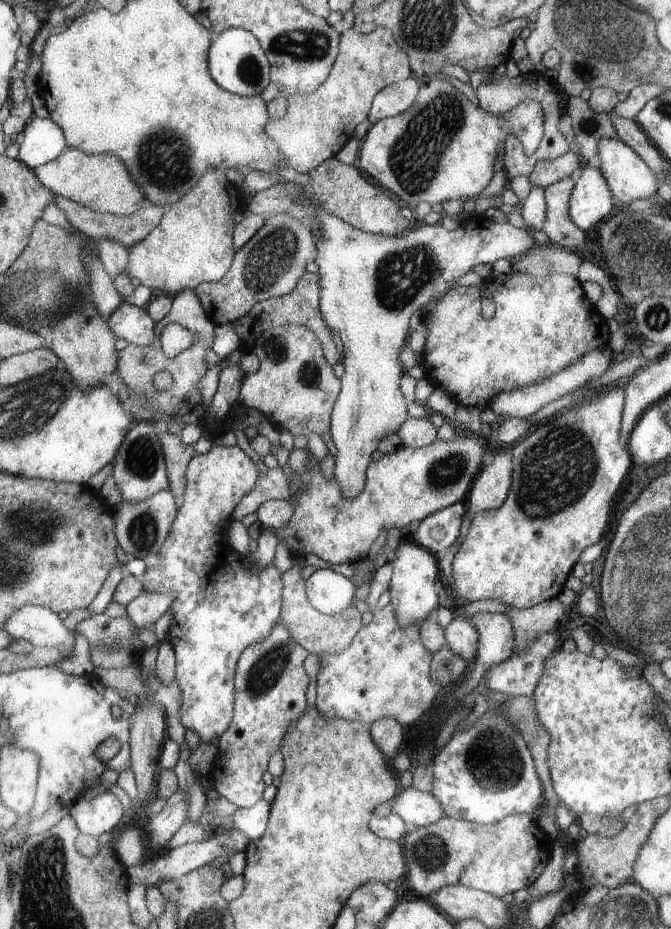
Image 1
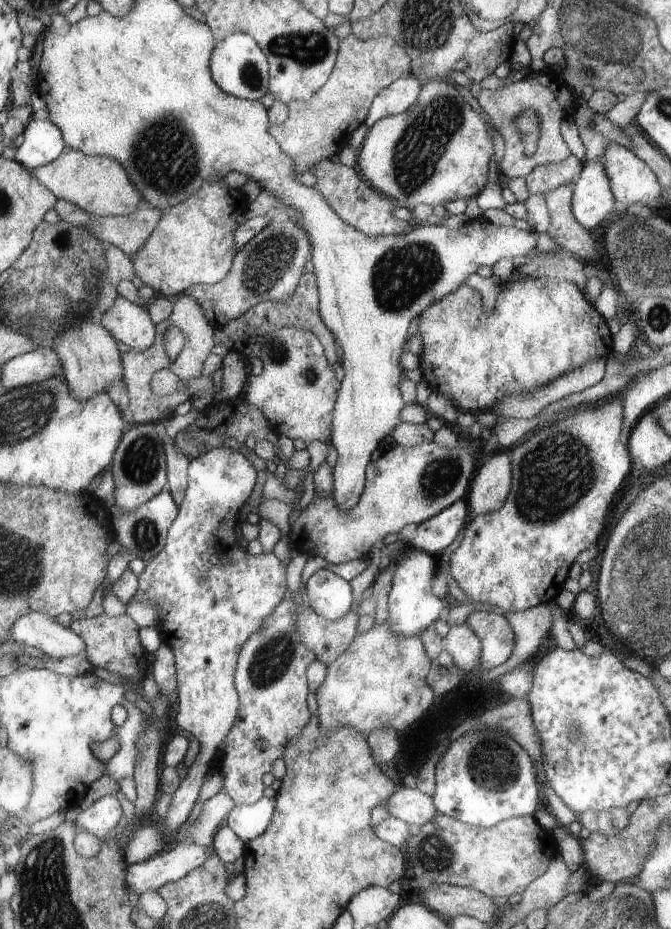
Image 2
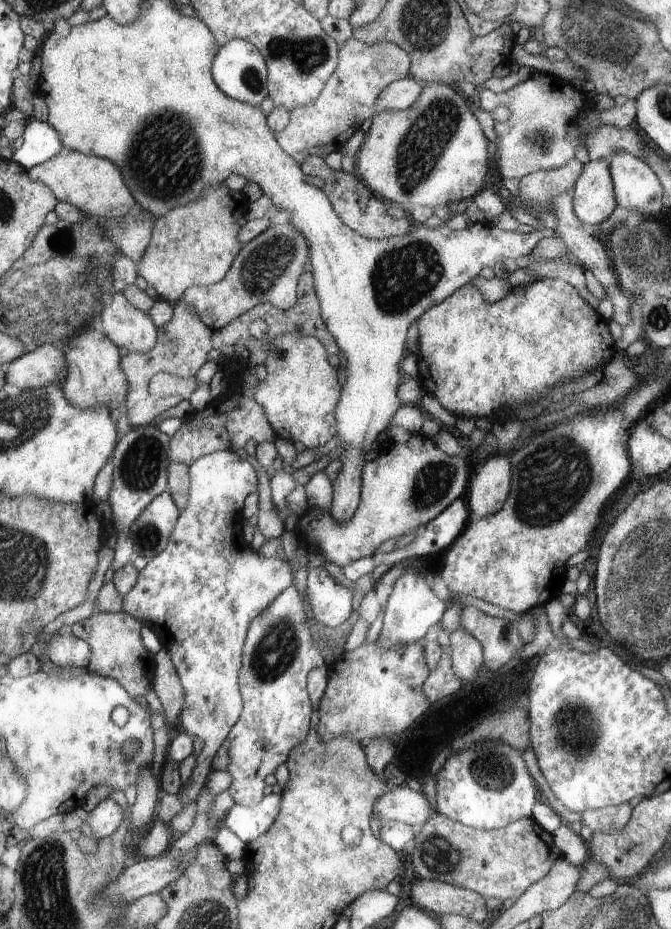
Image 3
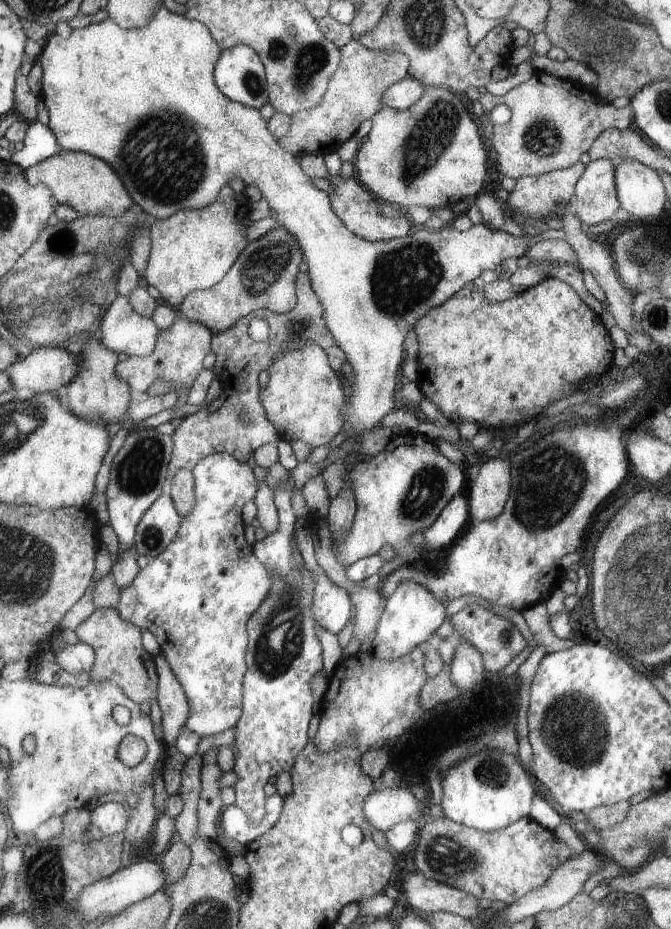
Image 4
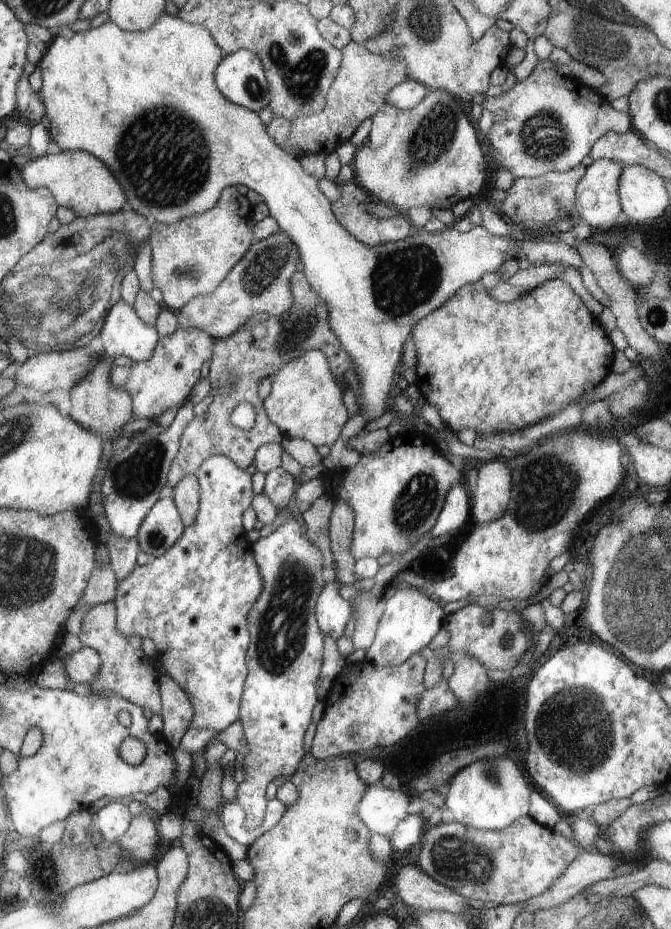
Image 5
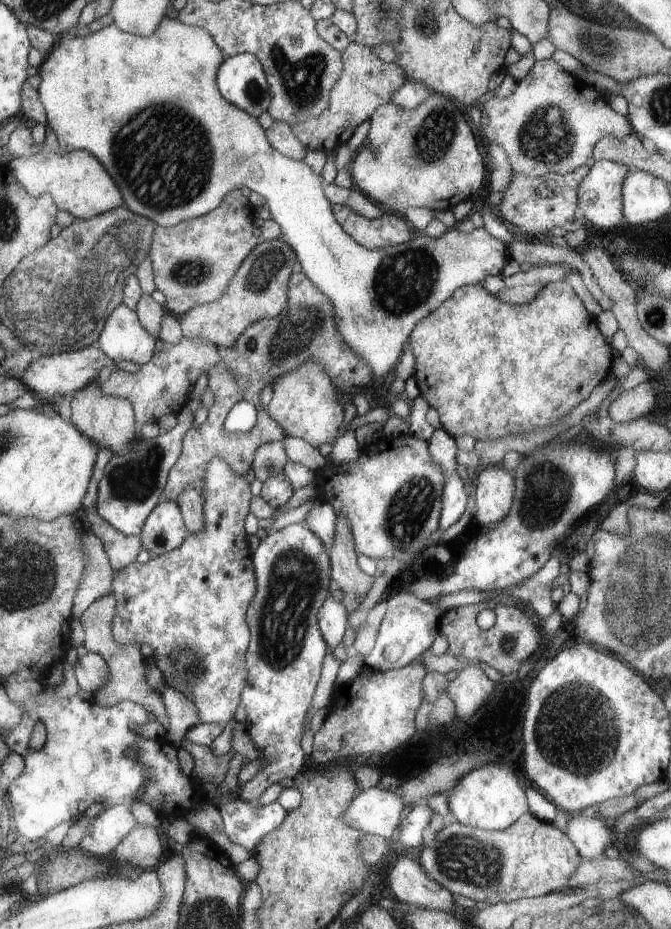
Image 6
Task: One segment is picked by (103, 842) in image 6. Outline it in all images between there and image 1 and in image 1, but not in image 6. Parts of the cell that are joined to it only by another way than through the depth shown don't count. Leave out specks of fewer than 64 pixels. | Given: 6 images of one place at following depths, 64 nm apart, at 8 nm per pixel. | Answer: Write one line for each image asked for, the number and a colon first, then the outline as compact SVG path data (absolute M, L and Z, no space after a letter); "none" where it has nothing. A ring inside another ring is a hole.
1: M105 792L97 794L89 802L77 798L75 804L69 806L69 816L75 820L79 834L91 834L97 838L103 832L111 832L119 824L123 810L117 796Z
2: M103 796L87 810L79 810L79 814L75 816L75 826L77 830L83 830L101 840L103 836L113 832L113 826L119 822L119 816L121 806L115 796Z
3: M105 798L91 812L87 812L85 822L91 828L91 838L103 840L121 824L121 808L111 798Z
4: M107 802L103 806L93 808L91 826L97 826L105 836L115 836L125 830L129 822L129 808L119 802Z
5: M109 802L105 808L101 808L99 812L95 812L91 816L93 820L93 828L101 834L101 842L109 842L109 844L117 844L119 838L125 836L125 832L131 826L133 816L129 814L127 802Z

